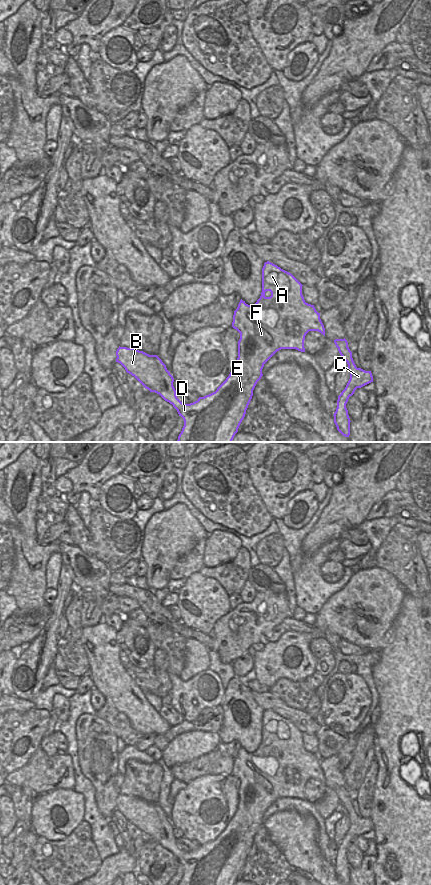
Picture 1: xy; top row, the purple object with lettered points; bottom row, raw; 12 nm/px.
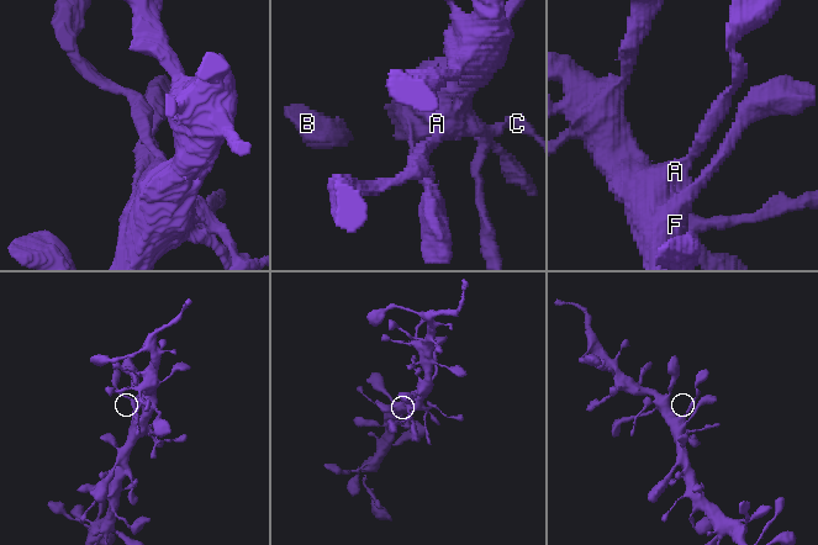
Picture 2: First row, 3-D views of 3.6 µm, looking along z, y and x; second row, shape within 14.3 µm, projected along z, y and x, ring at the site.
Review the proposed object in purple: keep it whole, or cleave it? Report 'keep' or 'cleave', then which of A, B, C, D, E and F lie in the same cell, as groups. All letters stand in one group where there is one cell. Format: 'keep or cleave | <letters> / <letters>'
keep | A B C D E F

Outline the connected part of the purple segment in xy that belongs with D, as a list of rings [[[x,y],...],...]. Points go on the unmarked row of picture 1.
[[[267,709],[262,716],[262,740],[260,746],[253,753],[240,748],[234,759],[232,775],[240,781],[238,789],[238,806],[234,816],[226,828],[217,838],[197,849],[185,852],[176,844],[173,834],[174,826],[167,818],[166,813],[157,803],[149,803],[135,796],[120,795],[116,799],[116,810],[120,811],[127,821],[134,824],[150,840],[159,842],[165,849],[173,853],[179,864],[184,868],[184,874],[178,885],[234,885],[245,865],[246,858],[253,844],[257,830],[263,824],[264,812],[281,797],[296,797],[305,800],[304,788],[309,779],[318,779],[325,784],[325,776],[314,753],[305,750],[302,743],[302,732],[289,720]]]

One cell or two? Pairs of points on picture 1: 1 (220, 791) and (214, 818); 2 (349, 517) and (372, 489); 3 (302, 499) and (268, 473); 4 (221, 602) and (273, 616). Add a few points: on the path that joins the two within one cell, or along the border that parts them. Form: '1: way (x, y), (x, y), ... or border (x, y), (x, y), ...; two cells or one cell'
1: way (214, 798), (214, 811); one cell
2: way (351, 510), (365, 496); one cell
3: border (309, 487), (288, 502), (284, 515); two cells
4: border (231, 609), (213, 625); two cells

